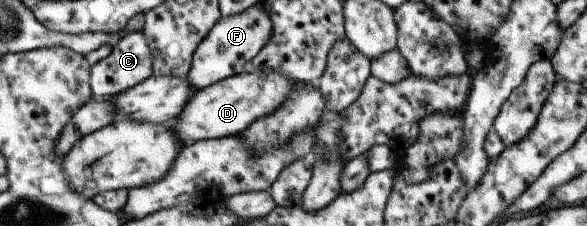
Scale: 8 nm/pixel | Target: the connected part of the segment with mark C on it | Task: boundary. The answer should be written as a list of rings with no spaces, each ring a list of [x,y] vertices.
[[[140,30],[124,34],[122,38],[118,38],[118,42],[114,46],[106,50],[106,55],[103,59],[89,66],[89,88],[91,96],[96,99],[112,98],[120,92],[124,92],[124,90],[138,85],[151,75],[152,60],[150,60],[150,52],[148,46],[146,46],[144,34]]]

